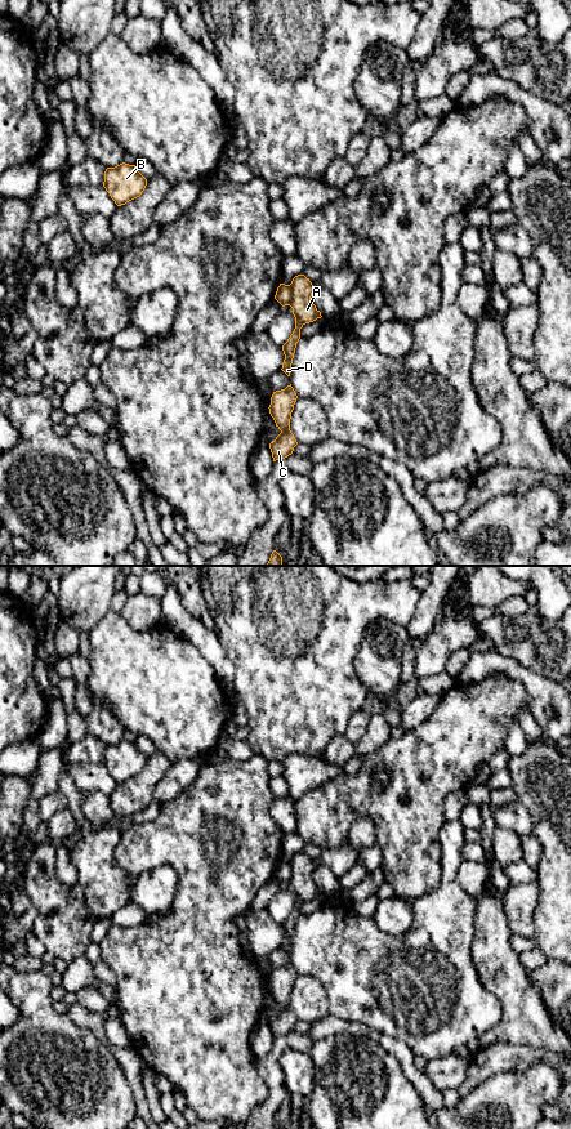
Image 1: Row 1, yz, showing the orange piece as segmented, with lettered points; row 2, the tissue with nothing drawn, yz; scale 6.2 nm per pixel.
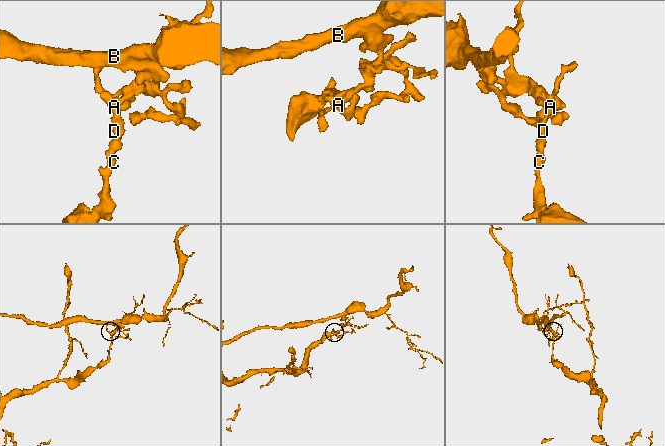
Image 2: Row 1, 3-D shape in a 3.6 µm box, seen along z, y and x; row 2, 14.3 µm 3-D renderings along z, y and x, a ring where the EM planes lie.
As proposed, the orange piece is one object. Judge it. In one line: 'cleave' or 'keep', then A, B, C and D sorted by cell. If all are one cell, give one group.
cleave | A C D / B

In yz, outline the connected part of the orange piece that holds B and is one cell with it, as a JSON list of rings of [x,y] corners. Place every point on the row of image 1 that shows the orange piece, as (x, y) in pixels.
[[[120,164],[107,168],[103,187],[117,206],[139,197],[147,186],[147,179],[137,170],[135,165]]]

